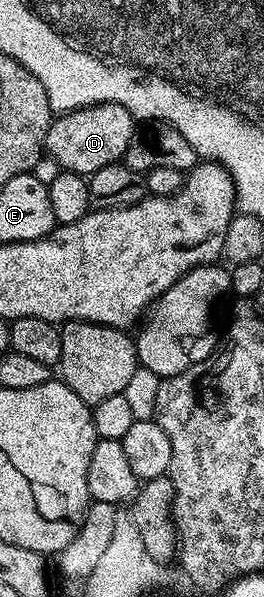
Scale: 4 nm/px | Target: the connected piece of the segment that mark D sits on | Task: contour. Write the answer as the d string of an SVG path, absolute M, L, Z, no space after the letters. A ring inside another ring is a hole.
M101 103L100 105L86 105L84 109L74 109L68 113L60 113L54 118L47 132L46 156L57 161L63 171L68 173L82 173L90 175L101 171L101 167L109 167L122 162L127 156L127 149L137 136L137 122L135 116L121 103Z

